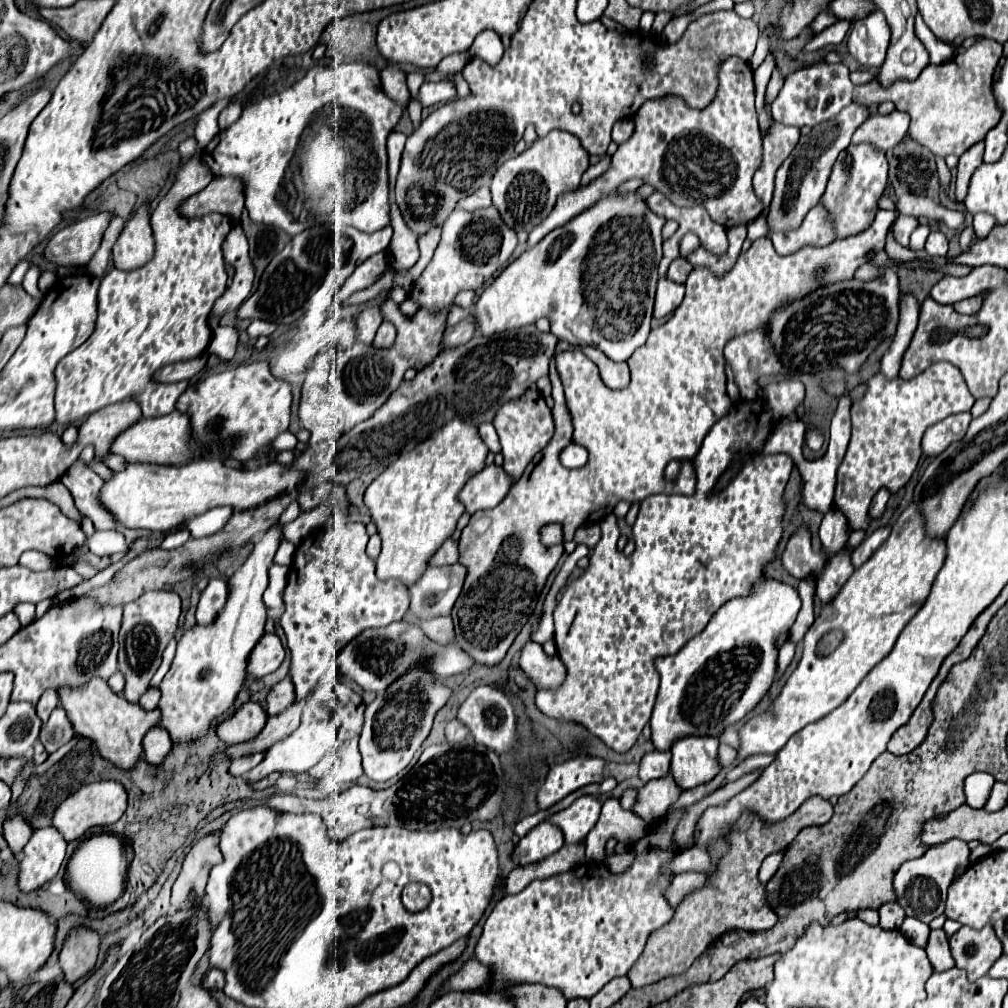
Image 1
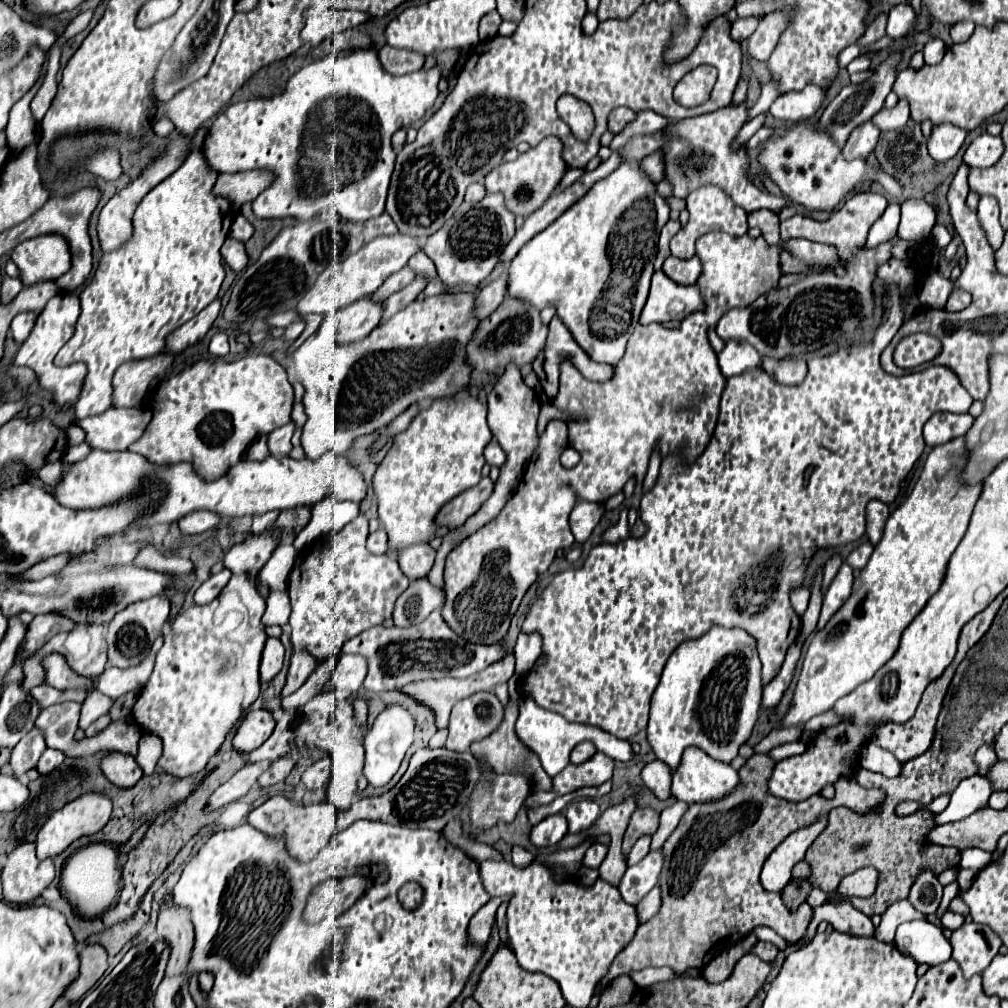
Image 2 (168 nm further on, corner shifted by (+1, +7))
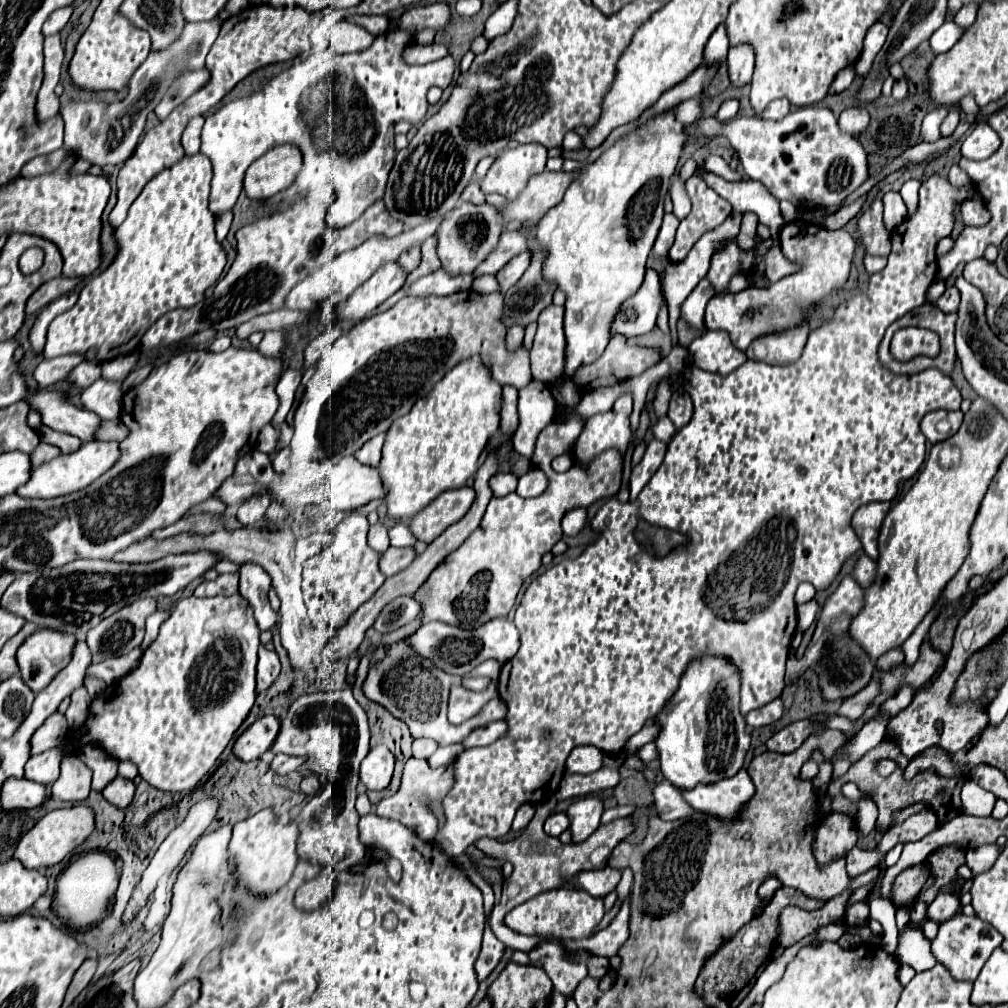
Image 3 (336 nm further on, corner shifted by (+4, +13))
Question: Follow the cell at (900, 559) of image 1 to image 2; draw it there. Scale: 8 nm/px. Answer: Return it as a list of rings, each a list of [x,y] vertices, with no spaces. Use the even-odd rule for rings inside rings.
[[[964,438],[950,440],[948,444],[936,446],[930,452],[926,466],[924,466],[912,494],[906,498],[904,504],[900,504],[890,514],[890,518],[886,522],[884,536],[876,544],[876,550],[870,556],[868,564],[862,570],[854,570],[854,586],[852,586],[850,598],[832,616],[832,620],[822,630],[816,630],[816,634],[812,636],[810,648],[804,656],[800,680],[794,688],[792,702],[788,706],[786,716],[782,718],[782,722],[776,728],[806,724],[810,718],[830,710],[838,698],[852,692],[858,684],[870,680],[876,674],[876,670],[882,668],[892,658],[892,654],[898,648],[904,628],[916,618],[916,614],[926,606],[930,596],[940,588],[948,558],[960,544],[960,540],[966,532],[972,508],[980,496],[982,484],[964,486],[958,480],[958,472],[964,466],[966,456],[968,456],[968,450],[964,446]]]

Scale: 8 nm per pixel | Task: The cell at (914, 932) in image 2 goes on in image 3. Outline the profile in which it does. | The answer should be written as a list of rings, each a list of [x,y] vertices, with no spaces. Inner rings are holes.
[[[905,926],[903,934],[899,936],[899,948],[895,952],[895,958],[903,964],[909,964],[915,972],[931,970],[937,964],[929,950],[929,940],[923,938],[921,928],[909,926]]]

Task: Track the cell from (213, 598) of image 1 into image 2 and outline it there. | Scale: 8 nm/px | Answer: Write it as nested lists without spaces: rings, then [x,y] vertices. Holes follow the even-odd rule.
[[[224,568],[222,572],[210,576],[210,578],[196,590],[194,602],[196,602],[196,604],[208,604],[210,600],[214,600],[214,598],[222,592],[222,588],[224,588],[224,584],[230,580],[230,576],[232,576],[232,572],[230,572],[228,568]]]

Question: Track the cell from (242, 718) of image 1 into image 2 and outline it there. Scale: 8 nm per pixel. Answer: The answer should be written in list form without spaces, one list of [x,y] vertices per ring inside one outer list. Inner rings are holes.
[[[264,708],[248,710],[234,734],[232,744],[238,752],[250,752],[252,748],[258,748],[260,744],[264,744],[264,740],[272,734],[274,726],[276,726],[276,720],[268,710]]]

